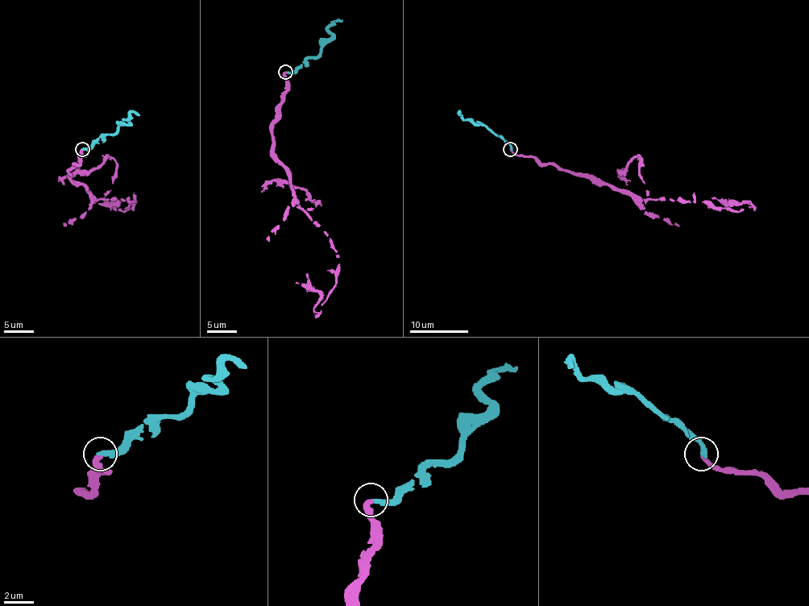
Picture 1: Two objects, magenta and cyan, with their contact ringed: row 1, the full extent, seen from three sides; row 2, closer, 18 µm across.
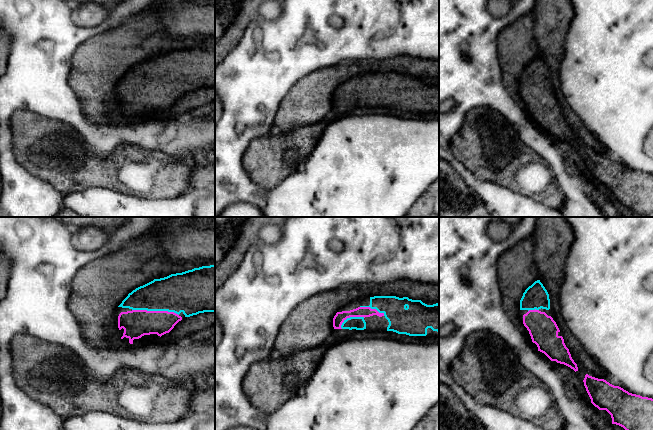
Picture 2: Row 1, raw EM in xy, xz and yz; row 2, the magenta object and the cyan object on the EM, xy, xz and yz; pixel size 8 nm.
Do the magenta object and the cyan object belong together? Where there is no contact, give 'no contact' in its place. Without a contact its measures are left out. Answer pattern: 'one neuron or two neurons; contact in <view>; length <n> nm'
one neuron; contact in xy; length 380 nm

